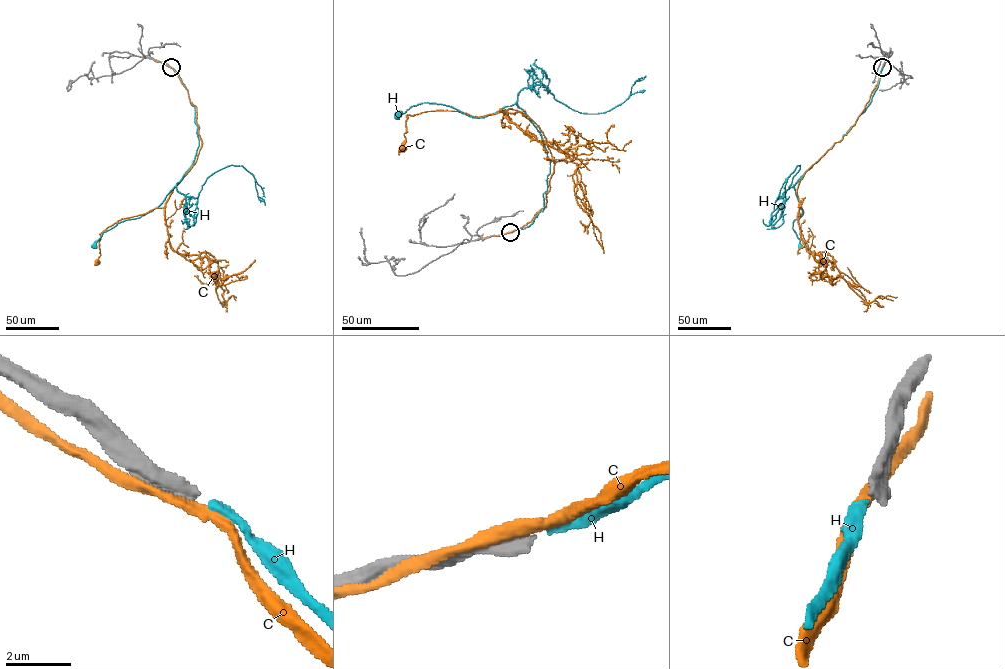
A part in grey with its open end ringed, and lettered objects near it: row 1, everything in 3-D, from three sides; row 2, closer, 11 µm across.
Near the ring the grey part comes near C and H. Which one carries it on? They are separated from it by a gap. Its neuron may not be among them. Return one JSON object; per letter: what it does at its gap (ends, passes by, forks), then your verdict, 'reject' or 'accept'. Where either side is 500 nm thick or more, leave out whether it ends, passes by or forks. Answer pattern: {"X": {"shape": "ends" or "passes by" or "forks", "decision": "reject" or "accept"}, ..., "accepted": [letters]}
{"C": {"shape": "passes by", "decision": "reject"}, "H": {"shape": "ends", "decision": "reject"}, "accepted": []}

